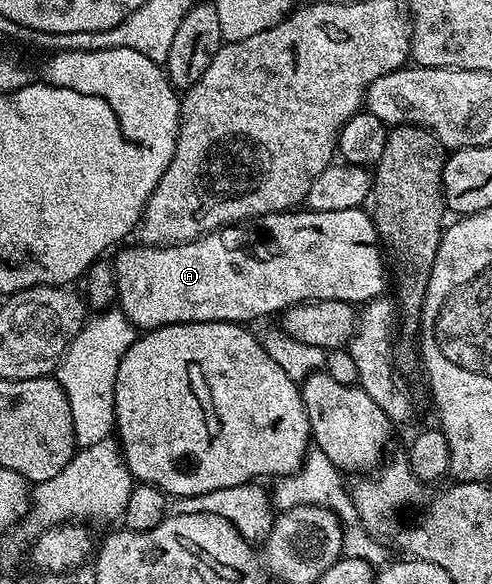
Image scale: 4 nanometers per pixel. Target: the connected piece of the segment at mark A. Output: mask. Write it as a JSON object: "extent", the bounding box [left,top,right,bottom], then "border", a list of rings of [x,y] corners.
{"extent":[115,207,387,331],"border":[[[305,207],[300,211],[269,213],[250,220],[244,227],[230,225],[182,245],[134,243],[115,257],[116,300],[129,322],[141,331],[192,321],[250,323],[272,313],[280,315],[289,306],[304,305],[306,301],[364,303],[382,296],[387,289],[387,265],[385,269],[382,250],[373,246],[378,241],[372,216],[364,208],[315,211]]]}

